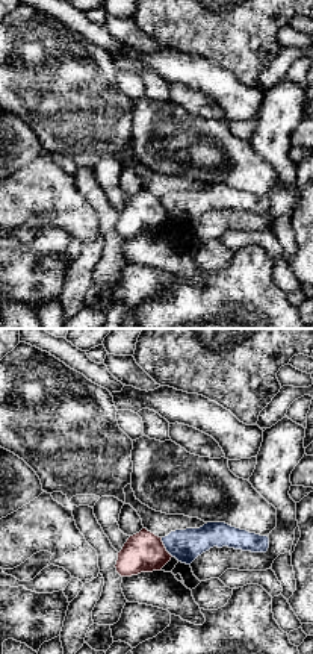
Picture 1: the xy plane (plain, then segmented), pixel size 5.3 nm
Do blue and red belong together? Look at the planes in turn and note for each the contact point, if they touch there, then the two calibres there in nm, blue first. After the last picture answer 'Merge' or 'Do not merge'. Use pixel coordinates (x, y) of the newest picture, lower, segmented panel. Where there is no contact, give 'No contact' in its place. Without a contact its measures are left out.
Touches blue at (165, 547). Thickness 170 nm (blue) against 220 nm

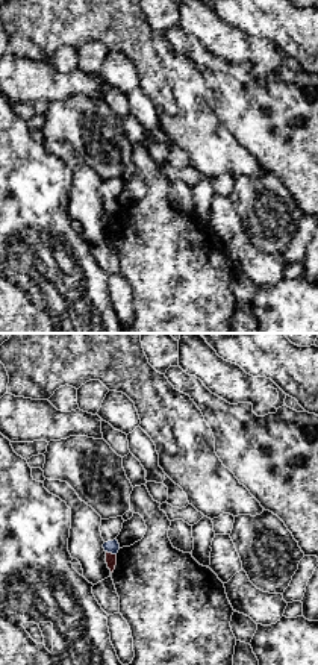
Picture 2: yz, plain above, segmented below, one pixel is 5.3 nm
Touches blue at (111, 552). Thickness 70 nm (blue) against 60 nm

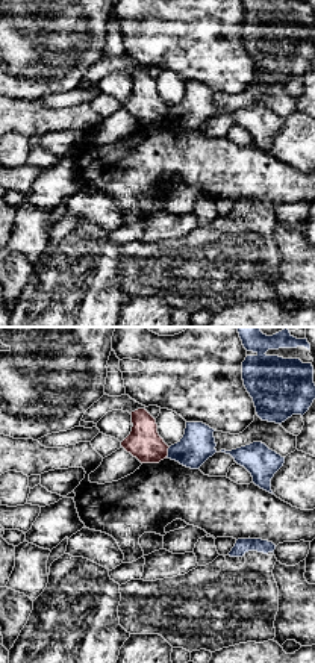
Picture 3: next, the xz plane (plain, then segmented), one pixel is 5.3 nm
Touches blue at (168, 451). Thickness 180 nm (blue) against 180 nm

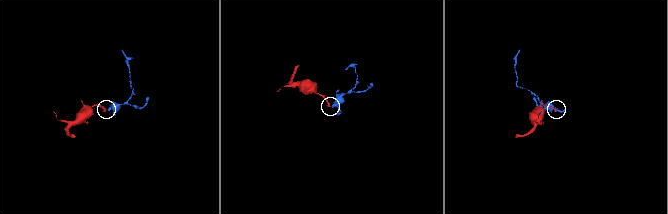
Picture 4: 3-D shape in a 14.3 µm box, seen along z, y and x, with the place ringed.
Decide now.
Do not merge

